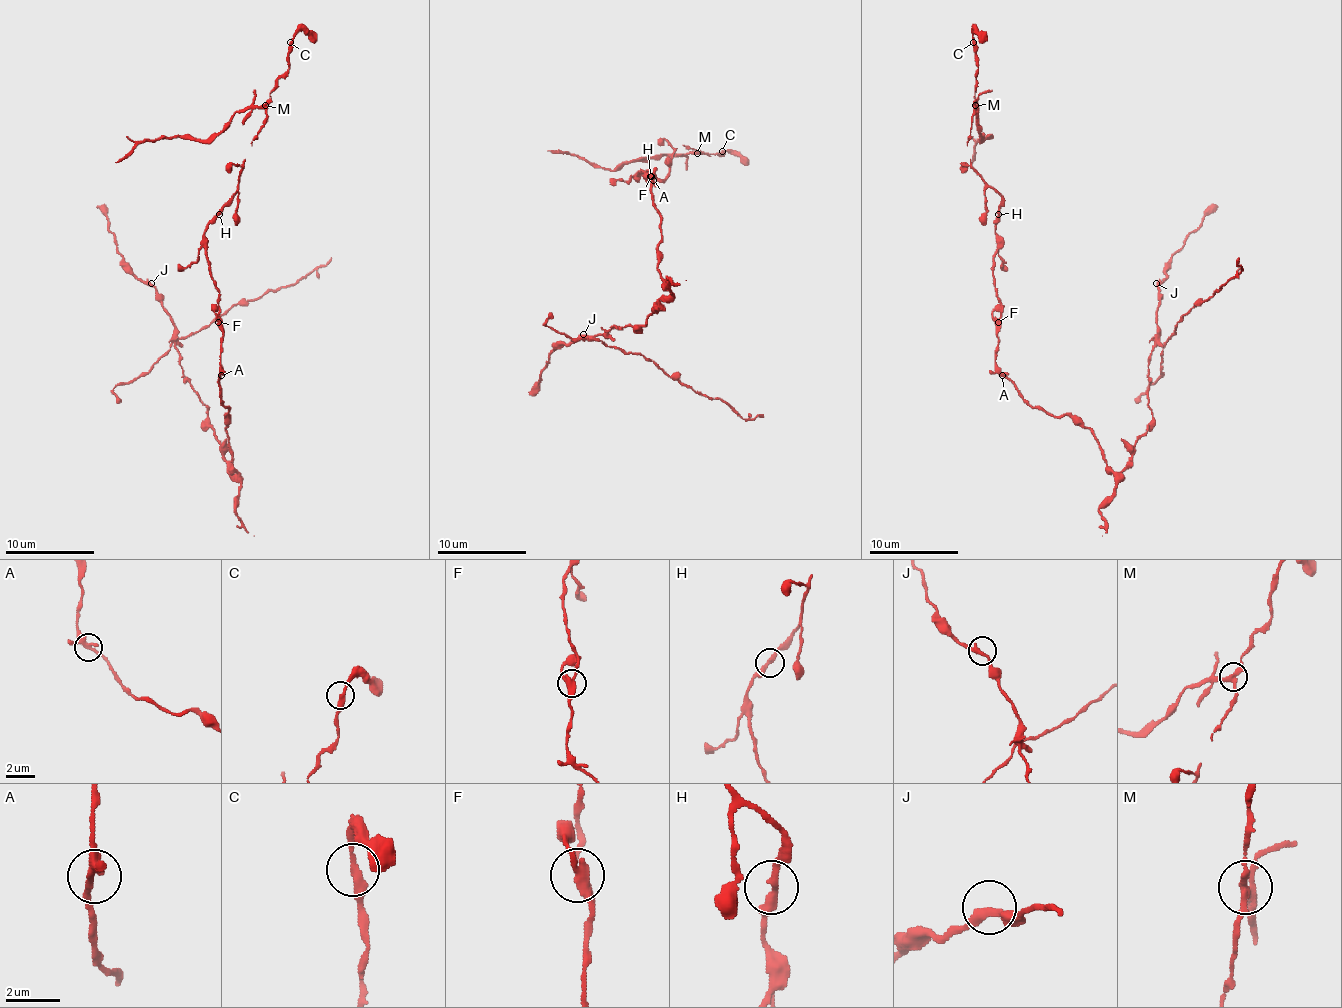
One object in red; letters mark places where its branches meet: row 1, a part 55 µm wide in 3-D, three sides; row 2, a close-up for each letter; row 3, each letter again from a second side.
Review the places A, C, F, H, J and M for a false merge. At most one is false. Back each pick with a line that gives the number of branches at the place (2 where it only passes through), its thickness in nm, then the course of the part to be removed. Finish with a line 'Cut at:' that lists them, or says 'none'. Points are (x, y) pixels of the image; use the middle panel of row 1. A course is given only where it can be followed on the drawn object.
M: branches 3; calibre 260 nm; course (697, 153), (668, 153), (604, 169), (570, 155), (548, 151)
Cut at: M

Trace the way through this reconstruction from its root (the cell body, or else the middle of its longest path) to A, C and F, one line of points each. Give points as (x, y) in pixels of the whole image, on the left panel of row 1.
A: (223, 400), (219, 384), (221, 375)
C: (223, 400), (223, 326), (205, 225), (236, 190), (270, 91), (288, 69), (290, 42)
F: (223, 400), (219, 384), (223, 326), (219, 321)

